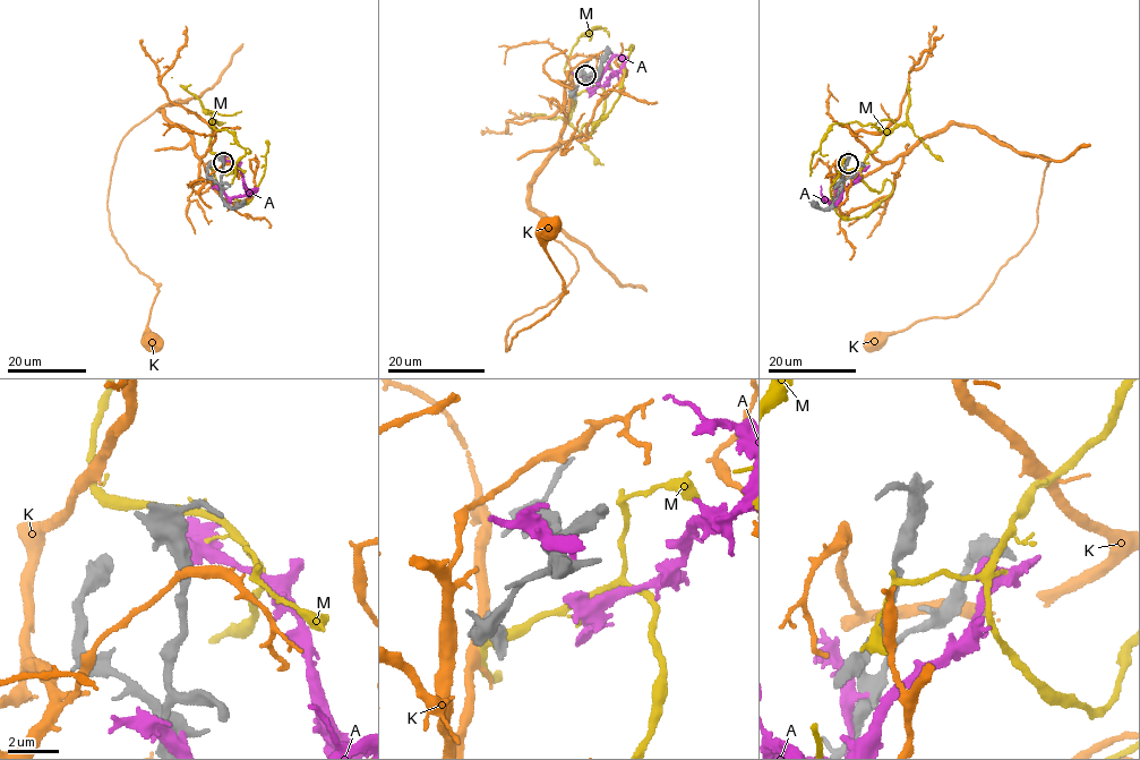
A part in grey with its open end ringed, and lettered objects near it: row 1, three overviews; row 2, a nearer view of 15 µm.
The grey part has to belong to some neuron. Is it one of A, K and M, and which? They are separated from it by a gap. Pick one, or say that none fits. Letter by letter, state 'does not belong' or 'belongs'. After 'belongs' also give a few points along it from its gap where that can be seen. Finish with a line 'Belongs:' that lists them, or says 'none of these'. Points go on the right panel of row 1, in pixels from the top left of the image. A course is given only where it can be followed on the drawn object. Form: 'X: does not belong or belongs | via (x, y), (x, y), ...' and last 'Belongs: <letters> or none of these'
A: does not belong
K: does not belong
M: does not belong
Belongs: none of these

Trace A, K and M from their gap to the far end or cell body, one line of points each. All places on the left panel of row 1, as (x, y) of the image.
A: (225, 162), (230, 162), (240, 171), (243, 187), (253, 194), (253, 190), (229, 197), (212, 186)
K: (226, 164), (204, 184), (193, 137), (160, 108), (187, 100), (122, 138), (110, 228), (156, 285), (150, 339)
M: (232, 160), (232, 172), (226, 173), (210, 168), (229, 198), (245, 204), (251, 199), (264, 172), (266, 139)

